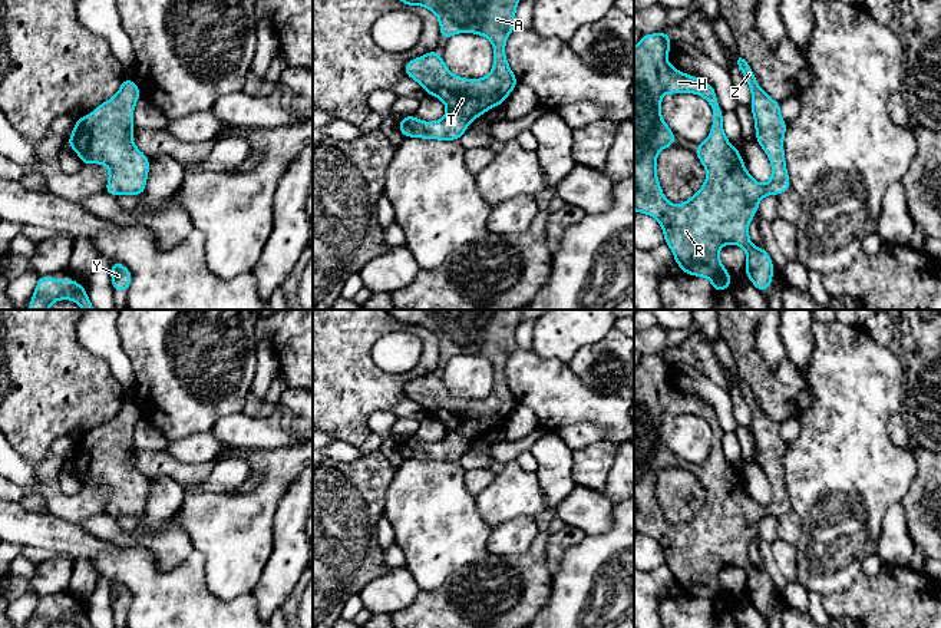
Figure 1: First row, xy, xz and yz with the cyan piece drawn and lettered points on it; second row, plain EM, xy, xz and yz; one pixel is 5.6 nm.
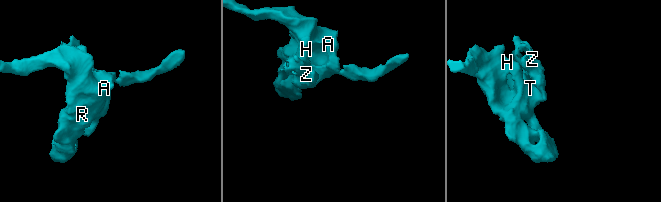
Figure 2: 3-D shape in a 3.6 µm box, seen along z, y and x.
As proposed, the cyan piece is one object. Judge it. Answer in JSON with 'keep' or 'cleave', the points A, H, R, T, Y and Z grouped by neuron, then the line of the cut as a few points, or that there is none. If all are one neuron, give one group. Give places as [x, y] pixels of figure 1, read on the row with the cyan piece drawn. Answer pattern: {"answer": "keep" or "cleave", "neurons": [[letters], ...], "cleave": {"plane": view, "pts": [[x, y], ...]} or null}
{"answer": "keep", "neurons": [["A", "H", "R", "T", "Y", "Z"]], "cleave": null}

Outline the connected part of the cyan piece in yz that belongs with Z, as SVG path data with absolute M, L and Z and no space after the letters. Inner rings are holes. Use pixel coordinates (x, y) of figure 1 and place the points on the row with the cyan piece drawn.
M658 32L643 34L634 47L634 211L660 222L664 242L683 274L709 278L714 292L729 290L732 274L724 270L719 251L724 244L734 244L747 255L744 275L759 292L767 291L775 264L765 248L750 242L749 222L763 196L792 188L783 152L788 123L780 116L780 103L762 90L750 65L739 57L739 70L752 92L756 142L772 163L772 178L762 185L747 172L739 149L724 135L724 112L714 87L667 62L671 43L667 32ZM667 92L703 96L714 120L709 138L694 149L706 168L706 181L680 205L667 201L657 178L658 152L676 143L661 118L661 97Z

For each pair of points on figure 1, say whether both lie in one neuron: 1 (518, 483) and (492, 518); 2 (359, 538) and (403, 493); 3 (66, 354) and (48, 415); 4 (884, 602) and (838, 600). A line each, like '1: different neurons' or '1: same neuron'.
1: same neuron
2: different neurons
3: same neuron
4: same neuron

